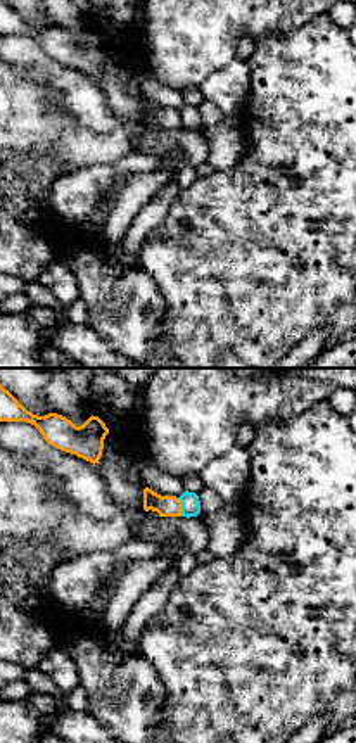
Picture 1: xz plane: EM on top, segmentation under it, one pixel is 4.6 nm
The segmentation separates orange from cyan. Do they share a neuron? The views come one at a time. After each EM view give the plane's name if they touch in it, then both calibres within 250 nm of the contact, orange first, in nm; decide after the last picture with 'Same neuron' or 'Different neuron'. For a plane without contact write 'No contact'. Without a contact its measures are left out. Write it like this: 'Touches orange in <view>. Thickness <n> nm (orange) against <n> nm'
Touches orange in xz. Thickness 100 nm (orange) against 100 nm

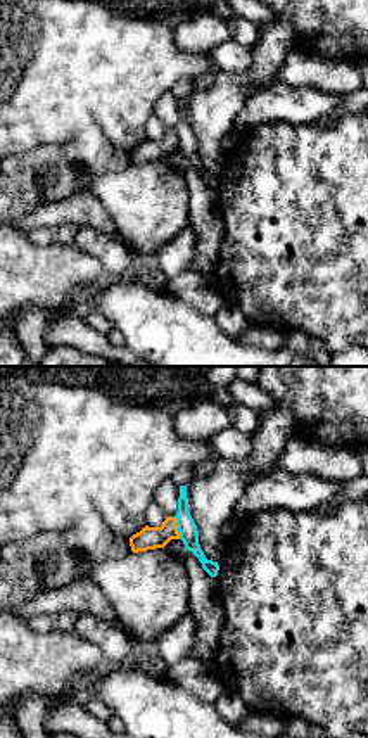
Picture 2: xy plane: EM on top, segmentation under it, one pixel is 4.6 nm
Touches orange in xy. Thickness 110 nm (orange) against 90 nm

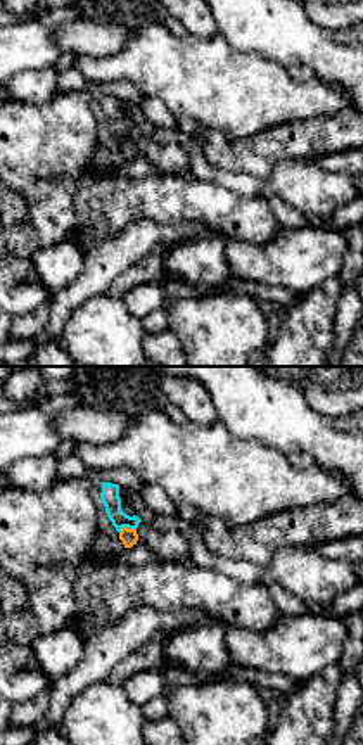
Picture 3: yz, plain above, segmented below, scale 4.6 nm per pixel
Touches orange in yz. Thickness 80 nm (orange) against 90 nm

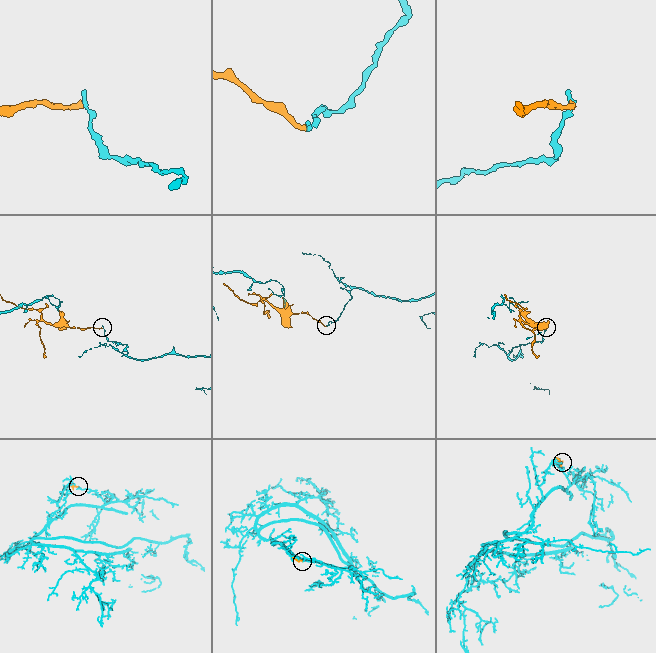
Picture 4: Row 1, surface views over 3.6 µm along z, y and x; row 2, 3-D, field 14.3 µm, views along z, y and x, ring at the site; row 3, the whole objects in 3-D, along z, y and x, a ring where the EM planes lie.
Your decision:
Different neuron

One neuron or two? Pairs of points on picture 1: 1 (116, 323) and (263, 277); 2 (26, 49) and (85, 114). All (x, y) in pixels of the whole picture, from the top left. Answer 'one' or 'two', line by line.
1: two
2: one

